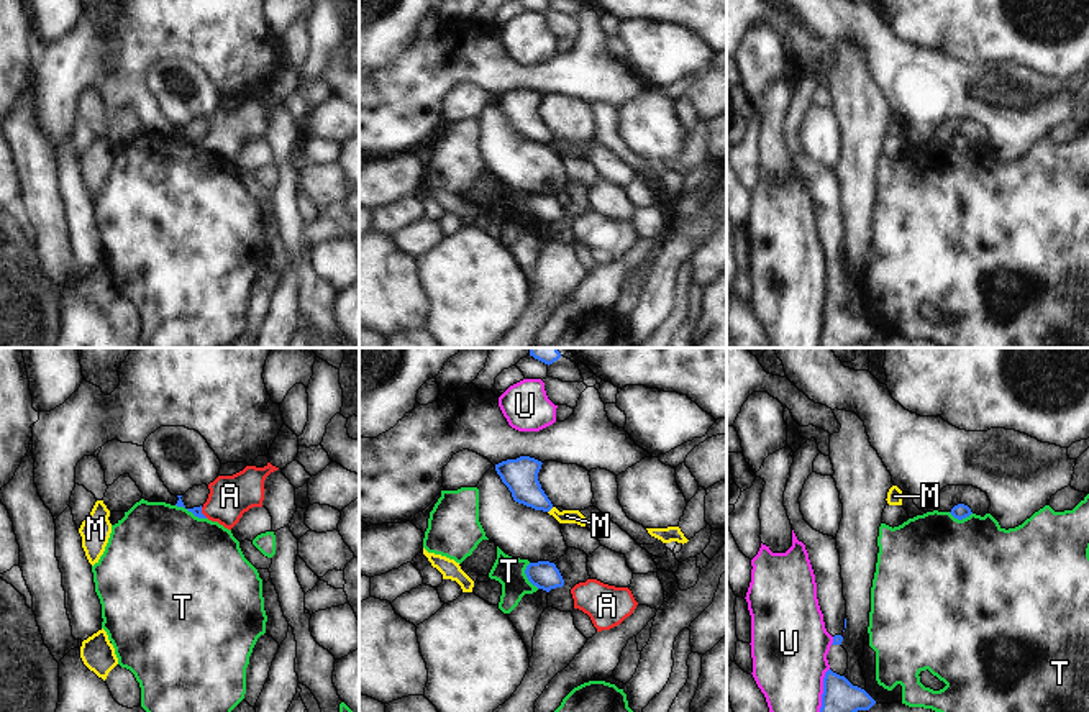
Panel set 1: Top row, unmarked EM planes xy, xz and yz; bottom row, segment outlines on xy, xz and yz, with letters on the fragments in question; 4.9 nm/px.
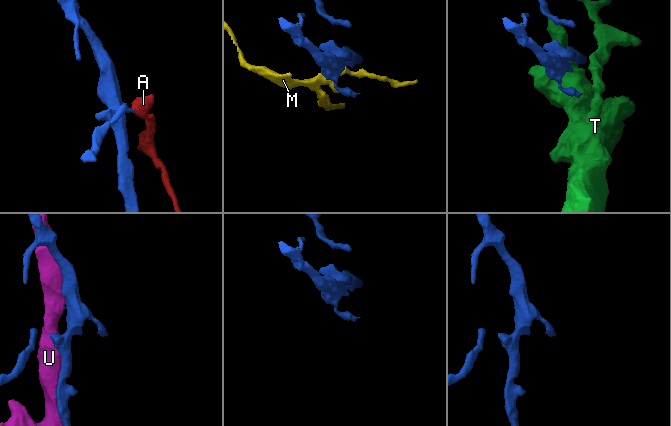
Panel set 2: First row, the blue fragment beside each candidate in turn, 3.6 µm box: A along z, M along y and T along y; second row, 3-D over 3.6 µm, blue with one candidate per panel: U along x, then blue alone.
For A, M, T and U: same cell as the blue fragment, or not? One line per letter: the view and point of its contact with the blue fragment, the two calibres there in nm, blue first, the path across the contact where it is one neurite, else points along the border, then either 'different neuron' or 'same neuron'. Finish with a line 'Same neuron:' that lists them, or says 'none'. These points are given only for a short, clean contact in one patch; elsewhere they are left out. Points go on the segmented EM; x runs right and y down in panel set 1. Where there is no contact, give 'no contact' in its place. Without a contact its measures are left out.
A: meets blue in xy at (200, 512); 50 nm thick on the blue side, 200 nm on the other; runs through xy (197, 511), (200, 512), (217, 509), (230, 496); same neuron
M: meets blue in xz at (550, 509); 170 nm thick on the blue side, 60 nm on the other; different neuron
T: meets blue in xz at (527, 576); 140 nm thick on the blue side, 150 nm on the other; different neuron
U: meets blue in yz at (824, 689); 160 nm thick on the blue side, 360 nm on the other; different neuron
Same neuron: A

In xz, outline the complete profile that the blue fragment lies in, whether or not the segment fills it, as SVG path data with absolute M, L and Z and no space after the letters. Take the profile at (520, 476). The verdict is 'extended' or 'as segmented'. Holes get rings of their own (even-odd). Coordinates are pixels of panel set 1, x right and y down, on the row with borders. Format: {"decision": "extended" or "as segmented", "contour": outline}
{"decision": "as segmented", "contour": "M520 456L495 464L495 471L512 492L515 502L535 510L549 512L553 504L538 481L541 464L543 463L535 458Z"}

